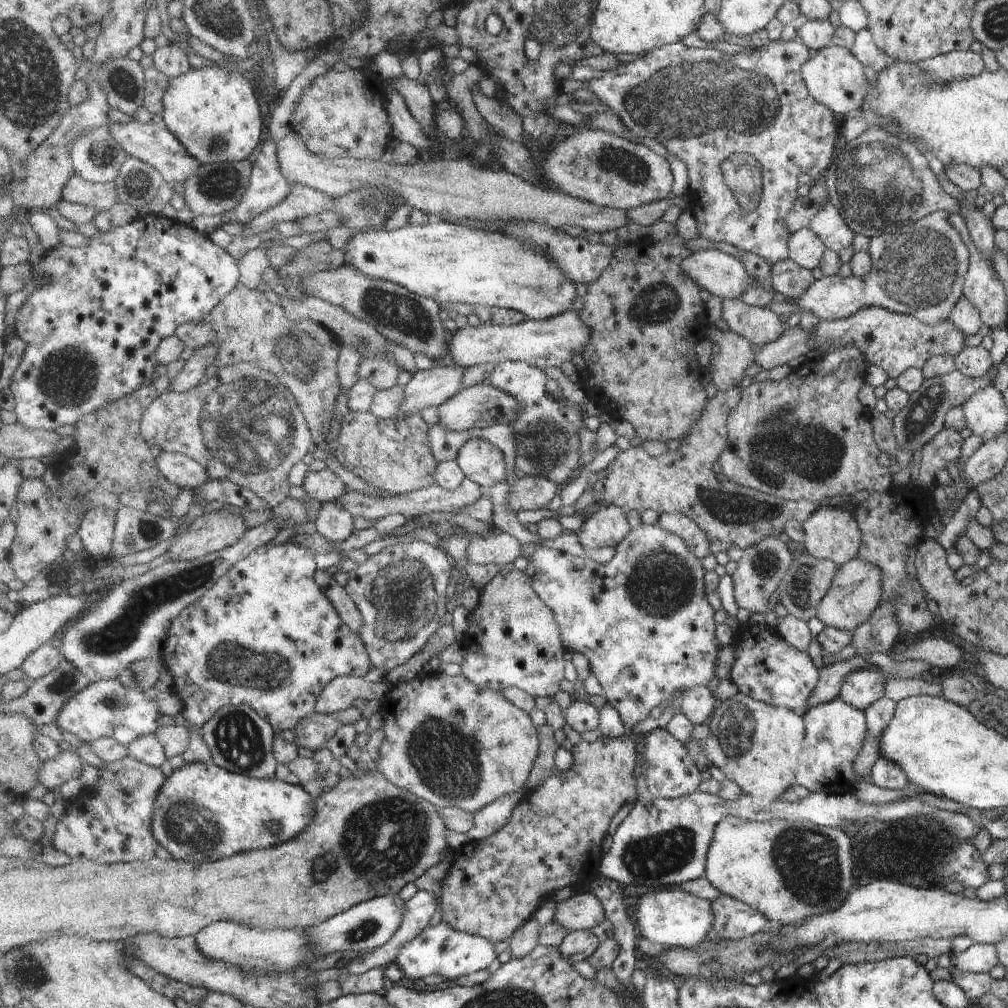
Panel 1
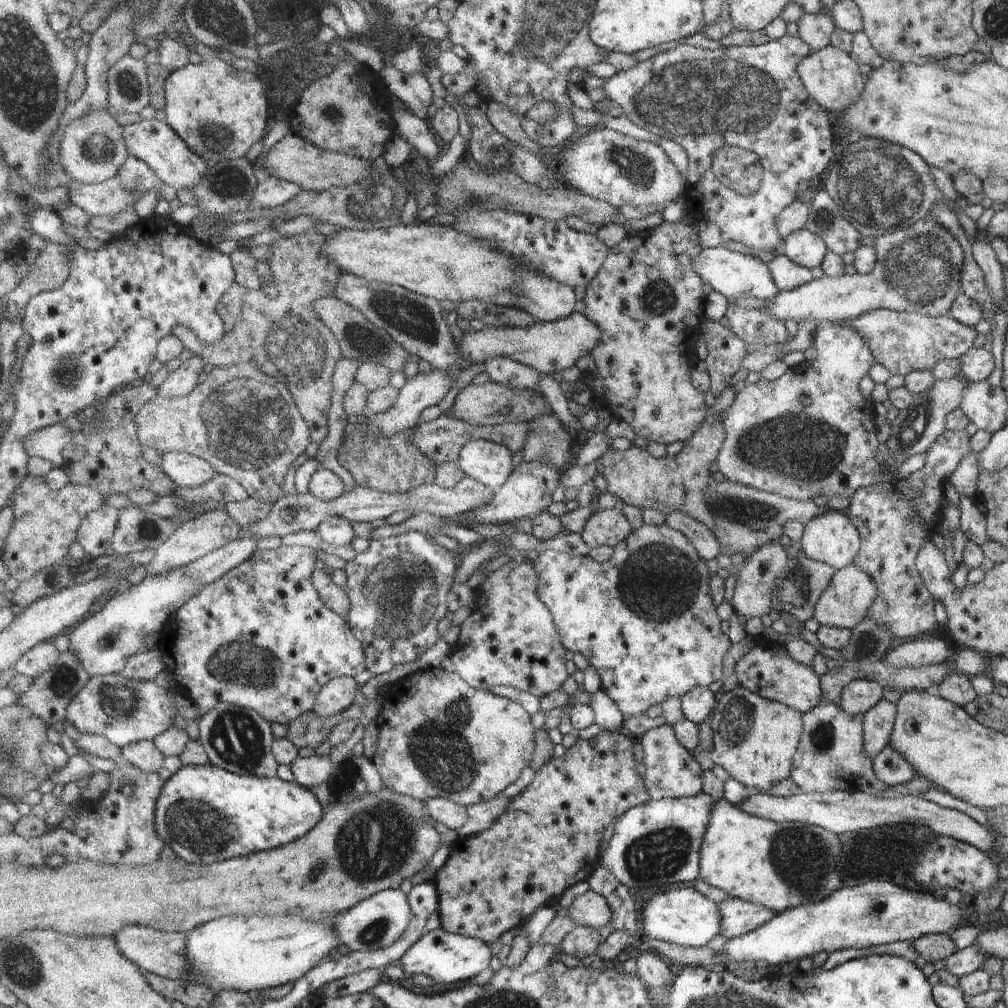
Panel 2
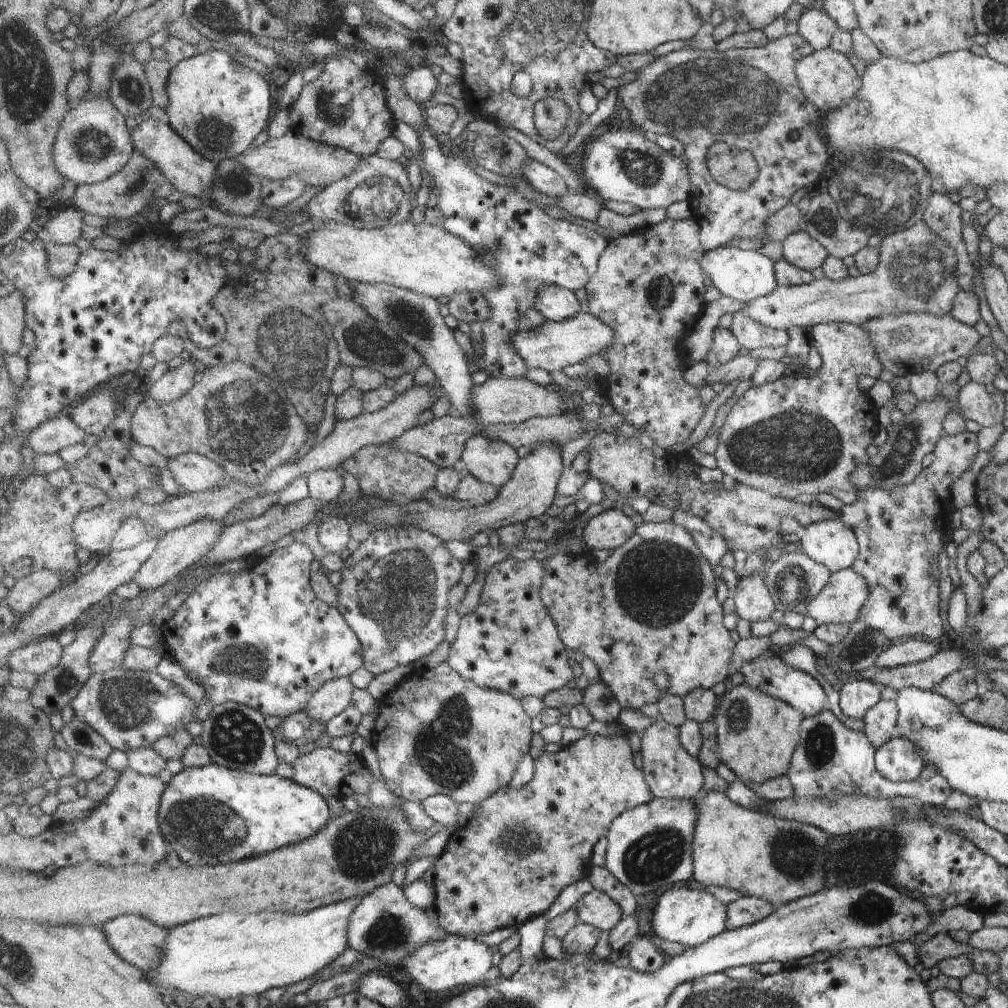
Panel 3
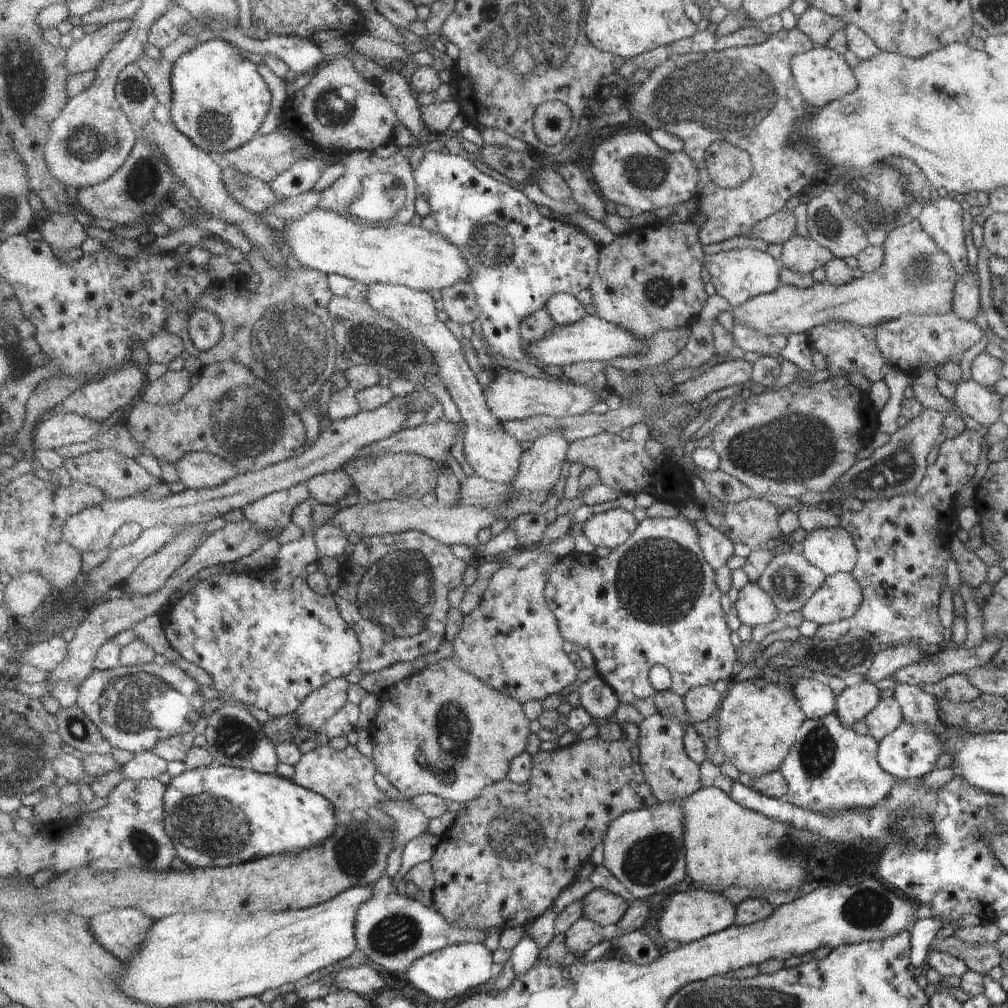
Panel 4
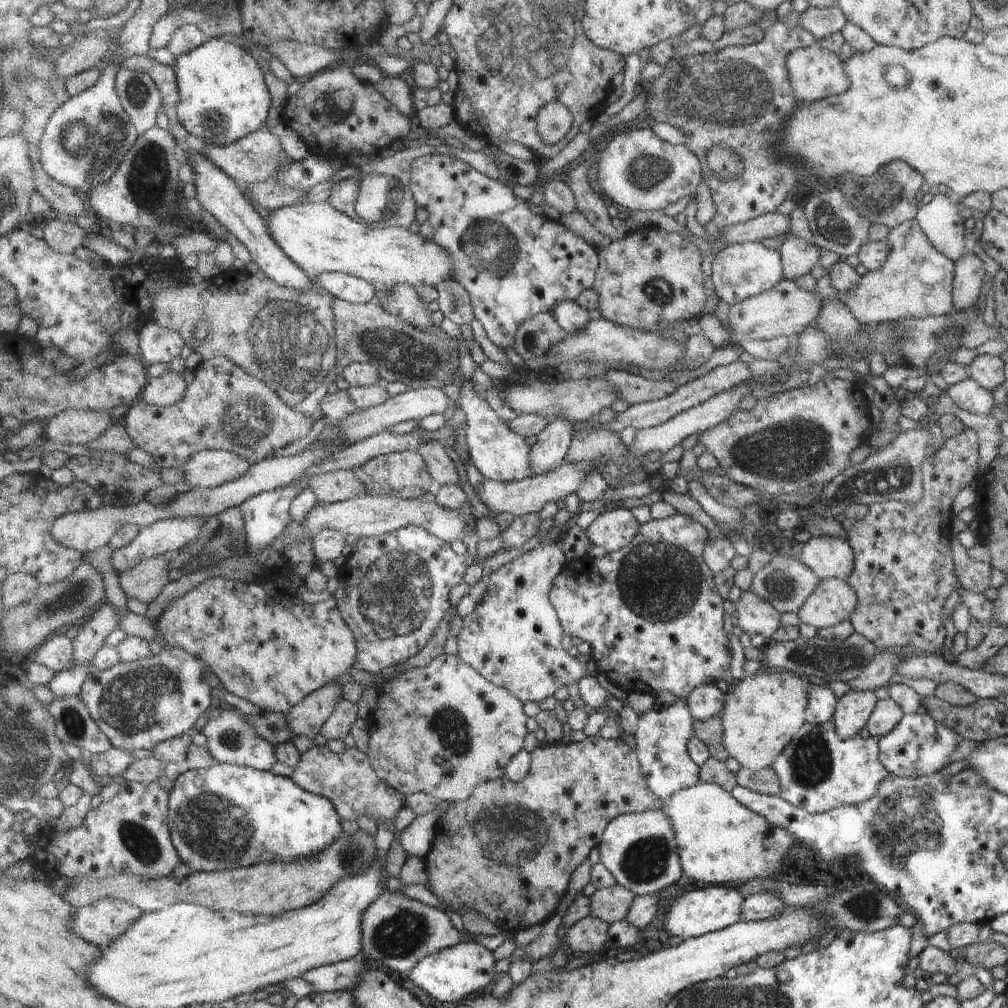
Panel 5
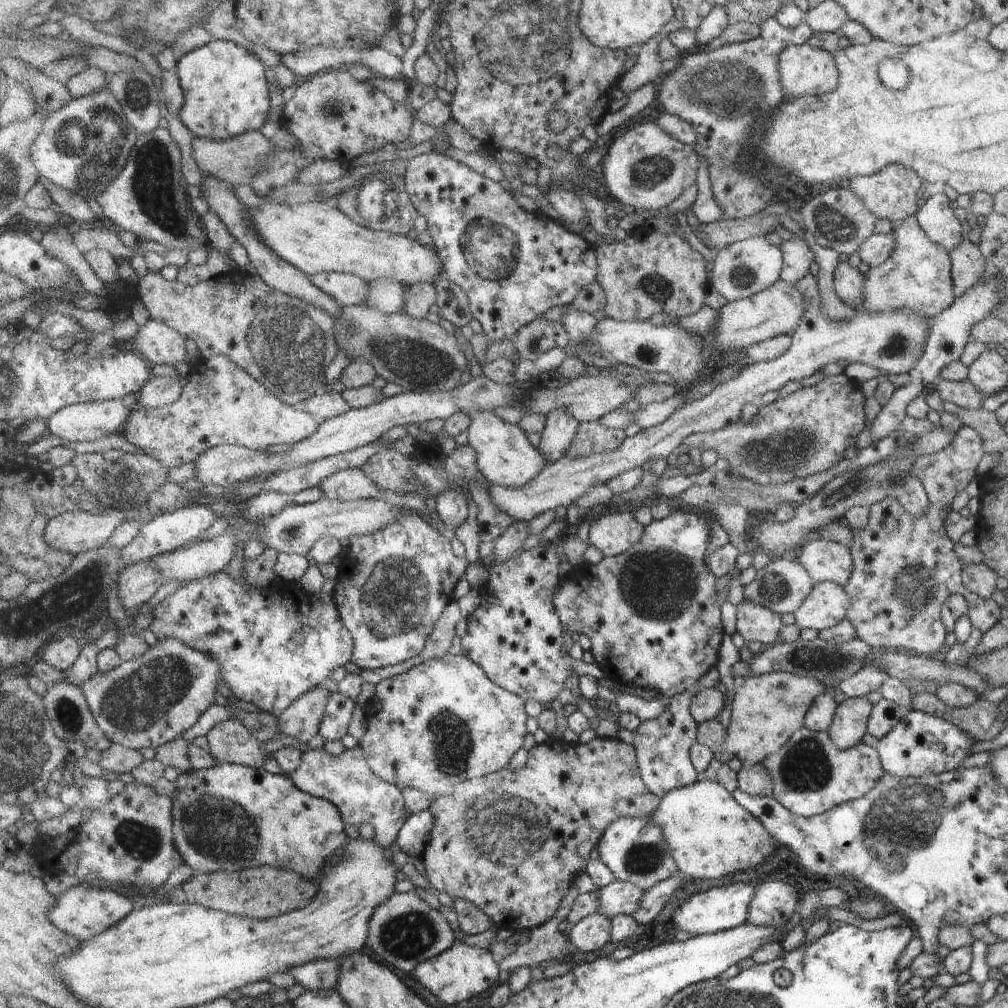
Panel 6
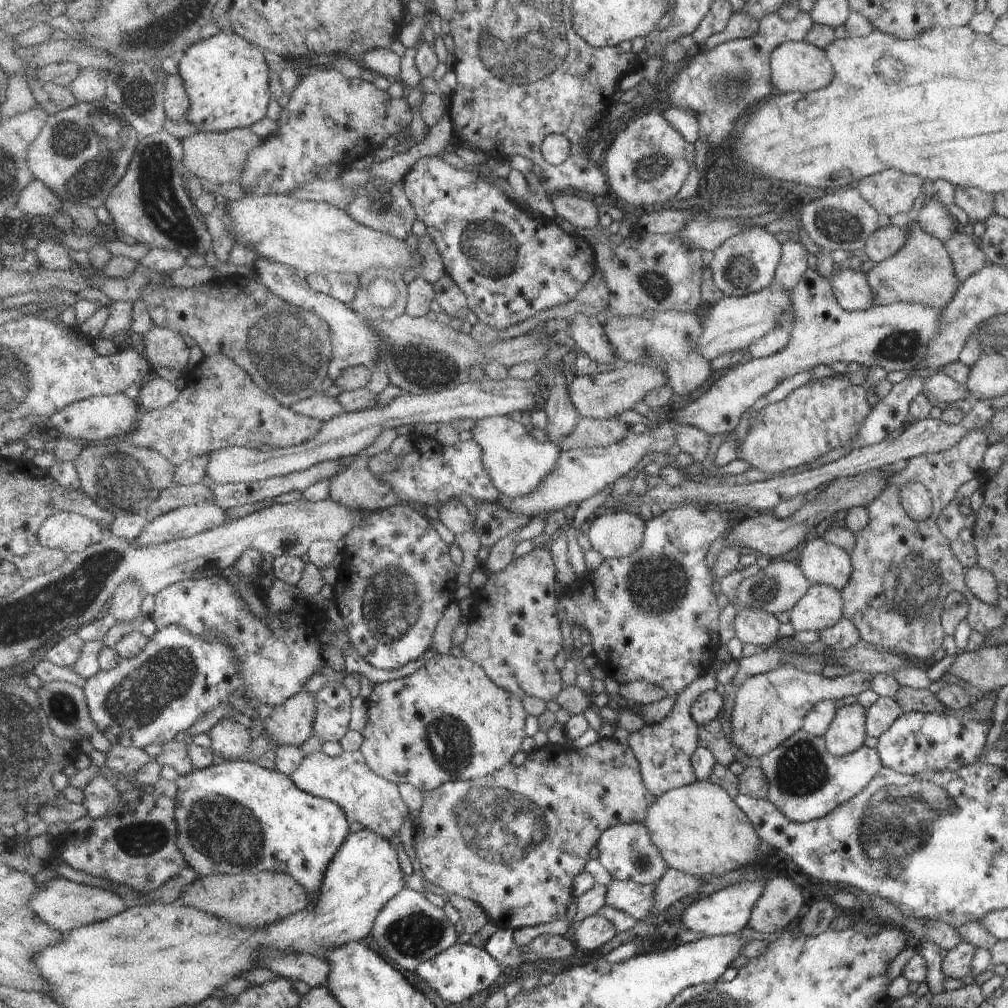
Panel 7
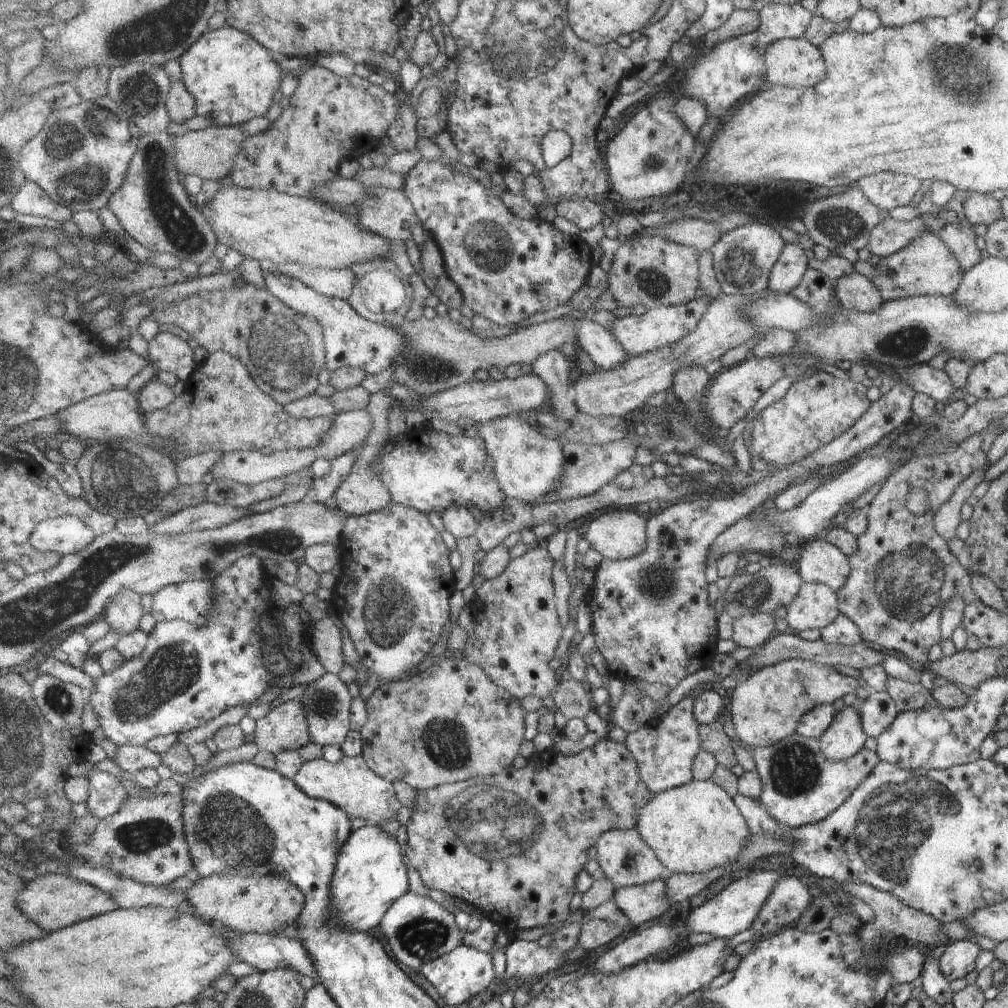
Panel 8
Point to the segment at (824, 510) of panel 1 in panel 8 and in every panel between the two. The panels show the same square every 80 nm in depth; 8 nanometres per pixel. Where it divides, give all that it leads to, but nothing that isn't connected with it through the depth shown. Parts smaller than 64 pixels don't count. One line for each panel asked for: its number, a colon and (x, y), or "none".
2: (830, 538)
3: (830, 542)
4: (831, 550)
5: (828, 557)
6: (824, 560)
7: (821, 562)
8: (819, 562)

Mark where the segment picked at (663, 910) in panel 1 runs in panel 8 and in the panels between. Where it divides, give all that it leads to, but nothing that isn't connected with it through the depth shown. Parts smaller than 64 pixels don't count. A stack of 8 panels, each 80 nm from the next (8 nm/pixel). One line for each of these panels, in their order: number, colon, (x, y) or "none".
2: (682, 916)
3: (690, 917)
4: (687, 916)
5: (700, 911)
6: (716, 909)
7: (726, 911)
8: (732, 910)

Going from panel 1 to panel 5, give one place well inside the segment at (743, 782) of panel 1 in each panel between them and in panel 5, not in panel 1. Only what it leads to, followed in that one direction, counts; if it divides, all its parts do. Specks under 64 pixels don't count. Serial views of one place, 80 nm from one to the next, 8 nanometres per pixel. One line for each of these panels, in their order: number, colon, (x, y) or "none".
2: (754, 740)
3: (756, 734)
4: (757, 721)
5: (762, 712)

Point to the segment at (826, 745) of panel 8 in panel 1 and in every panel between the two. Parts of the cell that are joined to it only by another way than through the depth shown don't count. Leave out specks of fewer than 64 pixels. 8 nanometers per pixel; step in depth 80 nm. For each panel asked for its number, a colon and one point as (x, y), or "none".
1: (860, 688)
2: (857, 695)
3: (856, 697)
4: (855, 701)
5: (852, 709)
6: (848, 725)
7: (845, 733)

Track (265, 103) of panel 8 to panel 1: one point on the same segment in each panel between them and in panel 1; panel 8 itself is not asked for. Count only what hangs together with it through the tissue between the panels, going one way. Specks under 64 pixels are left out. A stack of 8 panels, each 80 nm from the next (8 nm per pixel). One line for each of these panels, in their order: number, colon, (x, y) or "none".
1: (215, 114)
2: (220, 112)
3: (219, 107)
4: (220, 101)
5: (224, 96)
6: (227, 92)
7: (226, 77)

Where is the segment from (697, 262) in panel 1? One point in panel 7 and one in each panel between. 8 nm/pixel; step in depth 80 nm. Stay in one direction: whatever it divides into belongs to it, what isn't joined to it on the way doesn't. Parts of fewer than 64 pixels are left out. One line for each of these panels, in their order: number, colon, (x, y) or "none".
2: (733, 275)
3: (740, 275)
4: (737, 275)
5: (742, 270)
6: (739, 270)
7: (745, 263)

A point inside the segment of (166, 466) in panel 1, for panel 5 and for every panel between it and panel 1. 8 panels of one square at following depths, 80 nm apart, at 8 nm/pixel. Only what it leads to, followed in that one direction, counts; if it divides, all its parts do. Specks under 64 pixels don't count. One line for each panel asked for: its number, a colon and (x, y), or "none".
2: (186, 470)
3: (195, 472)
4: (197, 470)
5: (211, 468)

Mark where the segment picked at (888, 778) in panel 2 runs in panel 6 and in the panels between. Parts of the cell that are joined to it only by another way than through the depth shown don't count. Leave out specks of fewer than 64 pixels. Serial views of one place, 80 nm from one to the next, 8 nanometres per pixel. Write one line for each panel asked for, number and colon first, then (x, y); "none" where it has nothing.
3: (897, 760)
4: (907, 753)
5: (916, 746)
6: (919, 744)

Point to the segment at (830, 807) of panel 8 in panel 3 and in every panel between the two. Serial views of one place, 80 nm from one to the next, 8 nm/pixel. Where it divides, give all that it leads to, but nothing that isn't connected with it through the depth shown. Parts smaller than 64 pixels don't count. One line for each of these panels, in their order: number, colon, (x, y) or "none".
3: (829, 759)
4: (828, 767)
5: (817, 771)
6: (809, 774)
7: (805, 782)

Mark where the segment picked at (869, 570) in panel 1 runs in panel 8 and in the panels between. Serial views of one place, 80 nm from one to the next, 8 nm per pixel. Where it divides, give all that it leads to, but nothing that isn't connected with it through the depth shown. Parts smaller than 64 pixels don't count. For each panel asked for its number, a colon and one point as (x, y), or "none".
2: (843, 604)
3: (838, 602)
4: (838, 597)
5: (832, 601)
6: (826, 604)
7: (820, 607)
8: (814, 607)

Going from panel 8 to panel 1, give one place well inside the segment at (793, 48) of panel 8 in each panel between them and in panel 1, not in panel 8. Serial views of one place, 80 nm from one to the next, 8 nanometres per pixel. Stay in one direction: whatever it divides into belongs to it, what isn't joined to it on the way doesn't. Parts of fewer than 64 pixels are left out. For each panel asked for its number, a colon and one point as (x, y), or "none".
1: (833, 77)
2: (830, 76)
3: (827, 79)
4: (821, 75)
5: (814, 73)
6: (803, 71)
7: (795, 67)

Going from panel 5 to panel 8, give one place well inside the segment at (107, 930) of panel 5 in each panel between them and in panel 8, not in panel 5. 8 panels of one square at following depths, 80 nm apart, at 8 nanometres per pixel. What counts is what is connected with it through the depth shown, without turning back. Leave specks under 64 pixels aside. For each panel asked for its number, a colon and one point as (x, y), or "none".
6: (84, 912)
7: (65, 905)
8: (54, 901)

